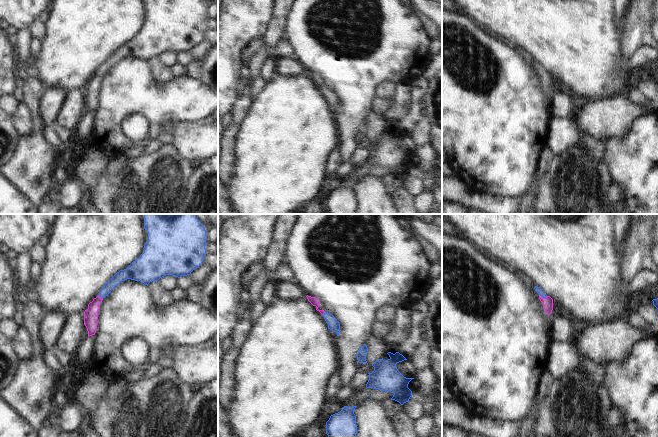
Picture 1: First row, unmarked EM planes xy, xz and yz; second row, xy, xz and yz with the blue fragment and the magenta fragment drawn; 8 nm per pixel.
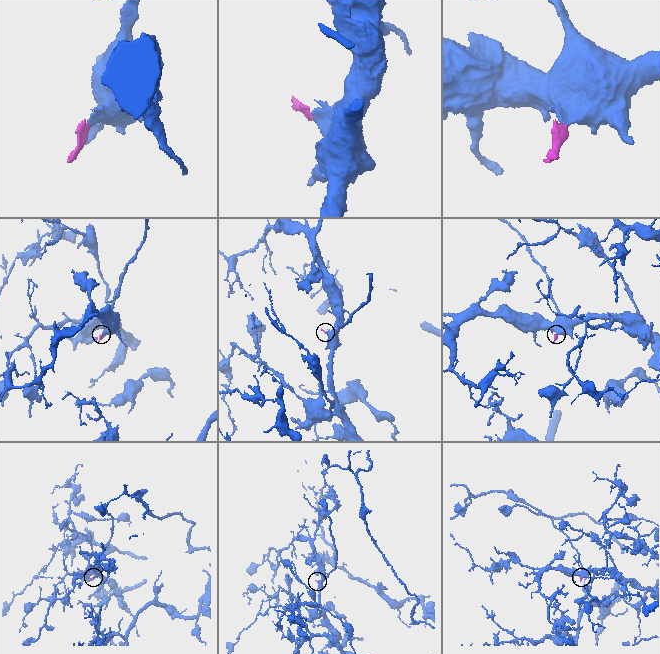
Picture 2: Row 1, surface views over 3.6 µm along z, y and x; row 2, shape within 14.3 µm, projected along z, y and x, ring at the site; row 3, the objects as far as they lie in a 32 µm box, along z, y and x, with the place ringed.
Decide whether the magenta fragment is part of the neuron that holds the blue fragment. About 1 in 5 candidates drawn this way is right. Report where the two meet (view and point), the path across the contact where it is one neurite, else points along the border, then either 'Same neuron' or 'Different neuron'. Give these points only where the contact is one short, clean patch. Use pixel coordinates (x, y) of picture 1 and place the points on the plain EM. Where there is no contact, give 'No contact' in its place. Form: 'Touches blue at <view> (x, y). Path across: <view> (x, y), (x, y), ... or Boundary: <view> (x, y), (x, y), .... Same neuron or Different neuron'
Touches blue at yz (544, 73). Path across: yz (537, 65), (544, 73), (547, 78). Same neuron

